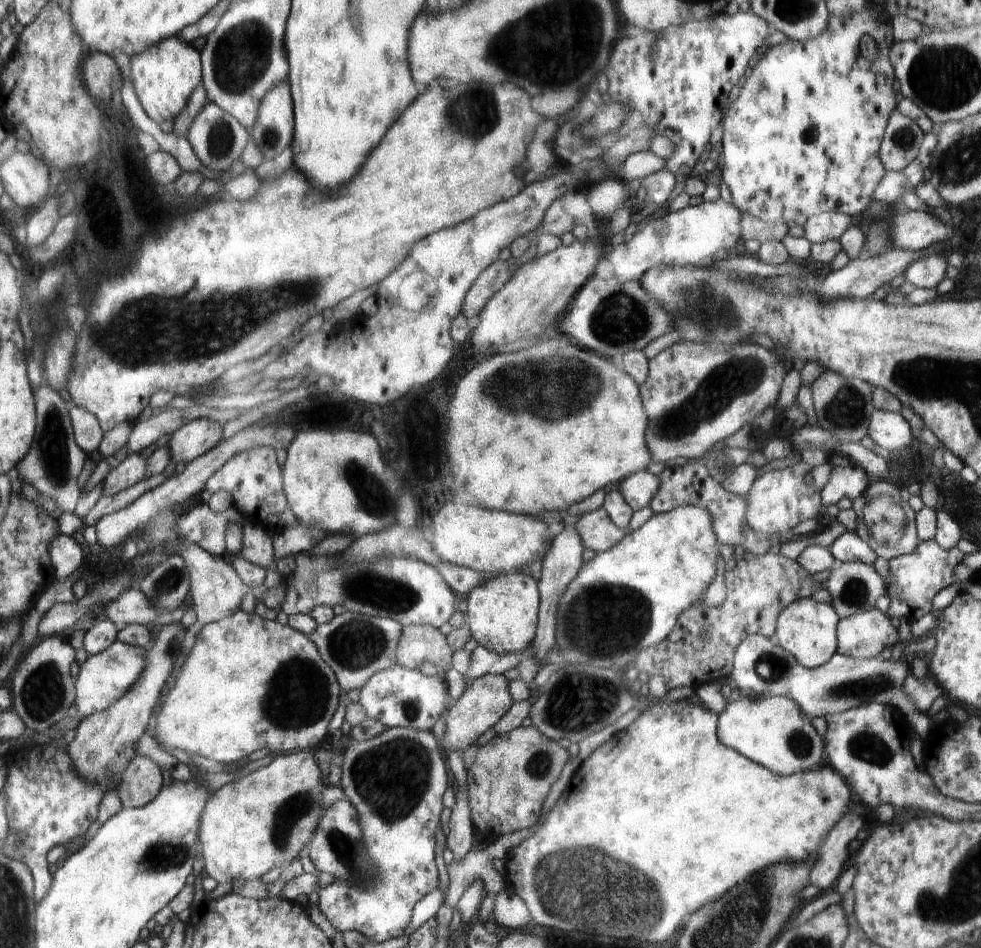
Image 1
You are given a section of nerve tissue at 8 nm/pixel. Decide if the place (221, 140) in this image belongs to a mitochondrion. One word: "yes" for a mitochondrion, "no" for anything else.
yes

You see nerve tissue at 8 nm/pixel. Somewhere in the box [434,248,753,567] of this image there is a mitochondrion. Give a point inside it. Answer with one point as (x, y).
(558, 394)

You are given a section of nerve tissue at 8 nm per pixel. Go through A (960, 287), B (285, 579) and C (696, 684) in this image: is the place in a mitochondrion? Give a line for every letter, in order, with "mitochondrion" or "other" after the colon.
A: other
B: other
C: other

